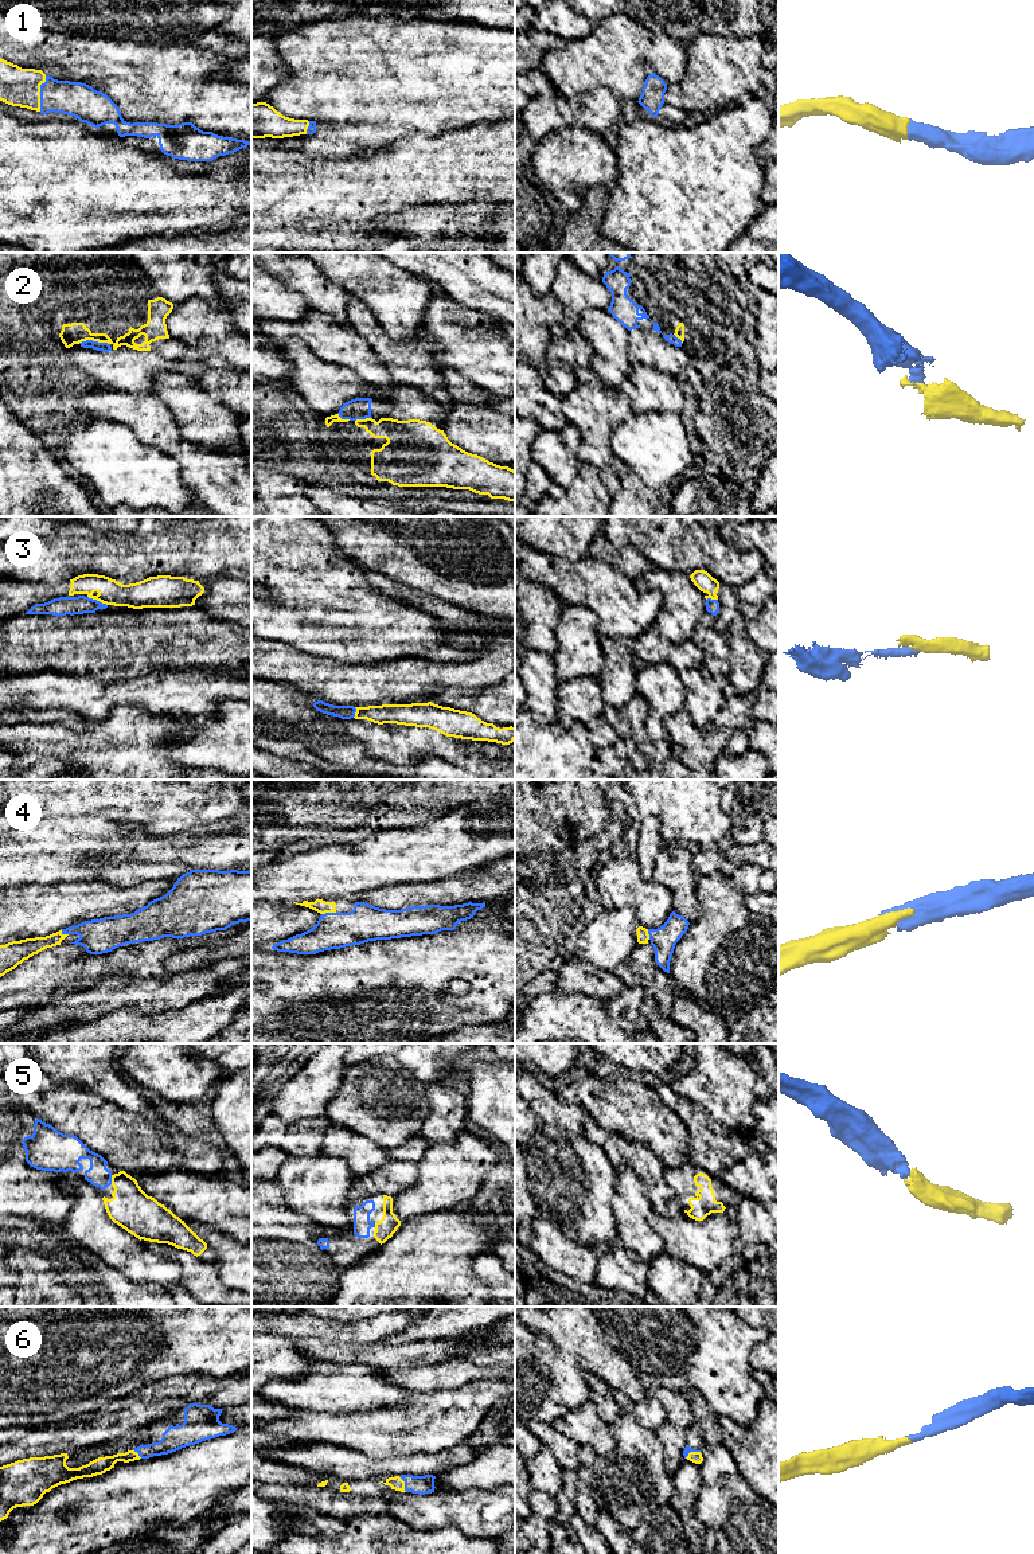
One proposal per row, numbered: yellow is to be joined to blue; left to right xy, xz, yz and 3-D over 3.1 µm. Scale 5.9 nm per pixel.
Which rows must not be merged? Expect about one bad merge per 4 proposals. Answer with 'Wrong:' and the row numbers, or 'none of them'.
Wrong: 3

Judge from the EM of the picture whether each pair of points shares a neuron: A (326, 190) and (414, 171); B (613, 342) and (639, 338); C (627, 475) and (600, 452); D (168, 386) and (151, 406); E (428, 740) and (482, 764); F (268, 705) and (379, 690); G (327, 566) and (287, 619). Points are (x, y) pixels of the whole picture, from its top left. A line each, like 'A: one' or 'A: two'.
A: one
B: two
C: two
D: two
E: one
F: two
G: one

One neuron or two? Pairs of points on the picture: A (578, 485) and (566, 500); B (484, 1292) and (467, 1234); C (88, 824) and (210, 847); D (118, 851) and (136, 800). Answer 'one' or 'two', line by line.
A: one
B: one
C: one
D: two

